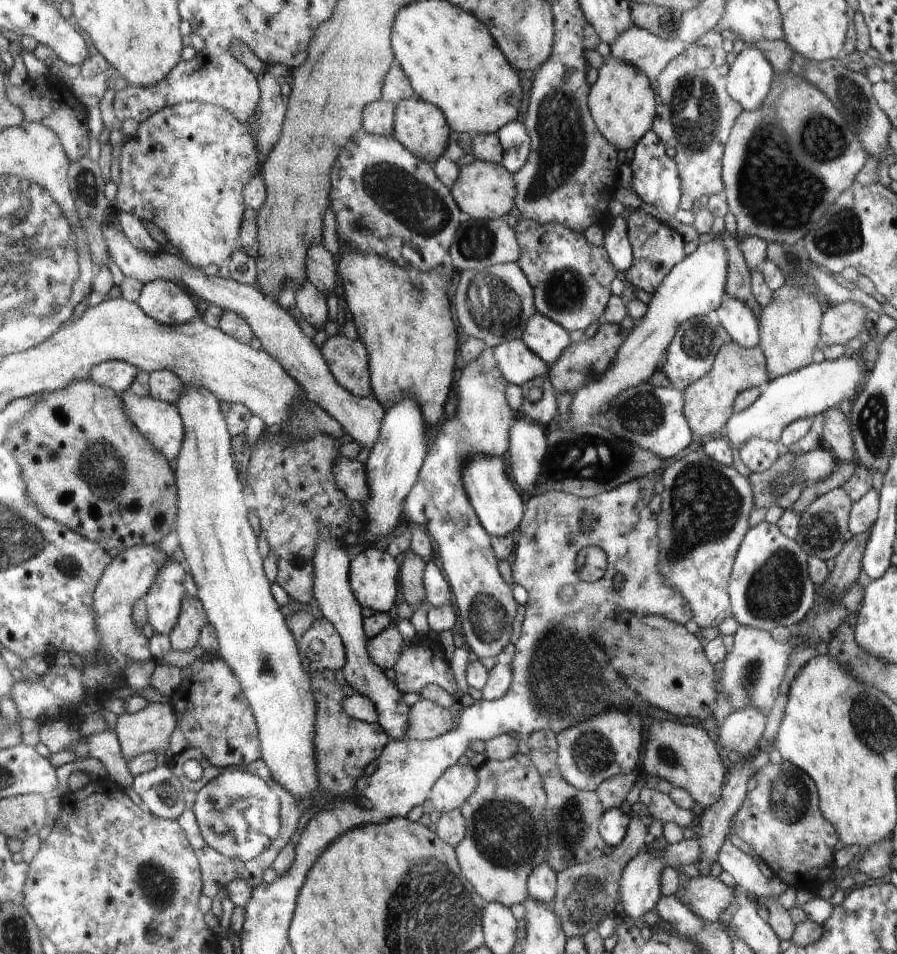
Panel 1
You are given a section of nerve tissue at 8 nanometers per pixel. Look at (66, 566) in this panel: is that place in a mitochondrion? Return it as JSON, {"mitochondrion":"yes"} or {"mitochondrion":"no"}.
{"mitochondrion":"yes"}

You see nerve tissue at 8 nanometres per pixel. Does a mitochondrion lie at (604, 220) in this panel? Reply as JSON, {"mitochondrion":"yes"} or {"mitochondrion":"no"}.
{"mitochondrion":"no"}

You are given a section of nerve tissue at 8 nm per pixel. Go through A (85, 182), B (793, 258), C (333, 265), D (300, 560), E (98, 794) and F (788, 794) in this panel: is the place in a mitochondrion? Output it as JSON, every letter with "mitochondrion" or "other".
{"A":"mitochondrion","B":"mitochondrion","C":"other","D":"mitochondrion","E":"other","F":"mitochondrion"}

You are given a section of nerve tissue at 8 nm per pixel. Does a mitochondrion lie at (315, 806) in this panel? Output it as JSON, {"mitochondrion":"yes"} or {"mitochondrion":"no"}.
{"mitochondrion":"no"}

